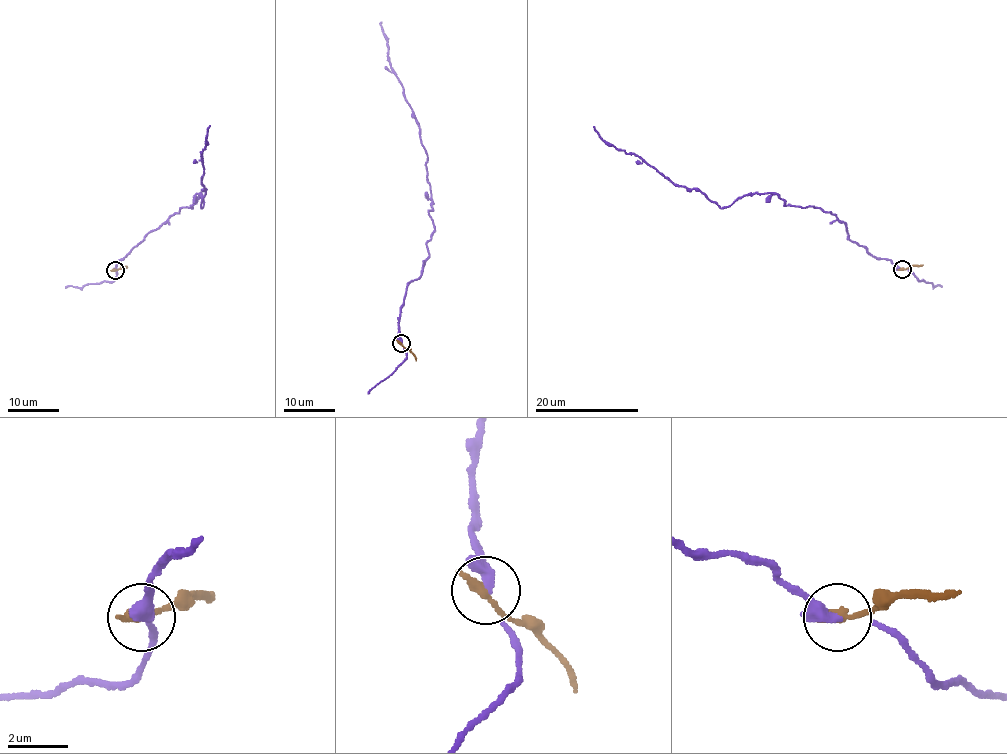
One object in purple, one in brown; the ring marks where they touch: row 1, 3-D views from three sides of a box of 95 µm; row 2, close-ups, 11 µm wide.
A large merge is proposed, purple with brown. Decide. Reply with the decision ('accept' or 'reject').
reject

